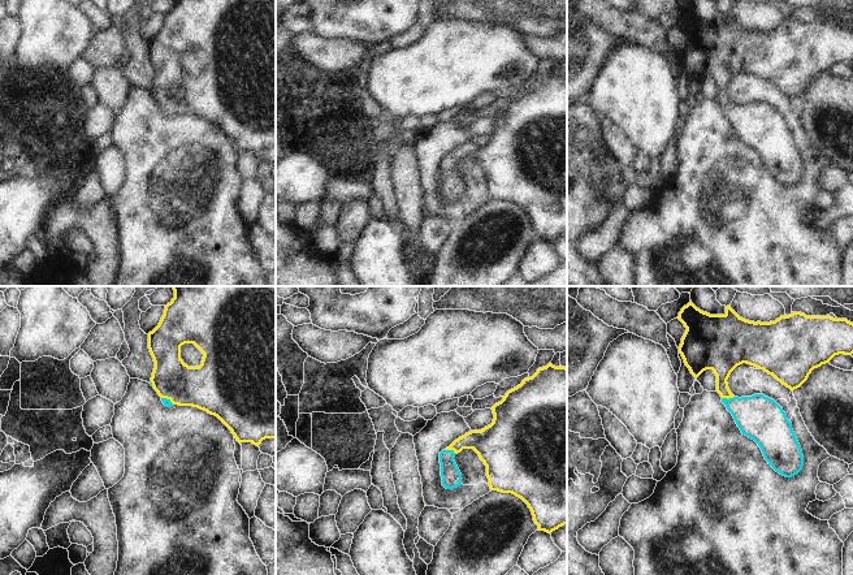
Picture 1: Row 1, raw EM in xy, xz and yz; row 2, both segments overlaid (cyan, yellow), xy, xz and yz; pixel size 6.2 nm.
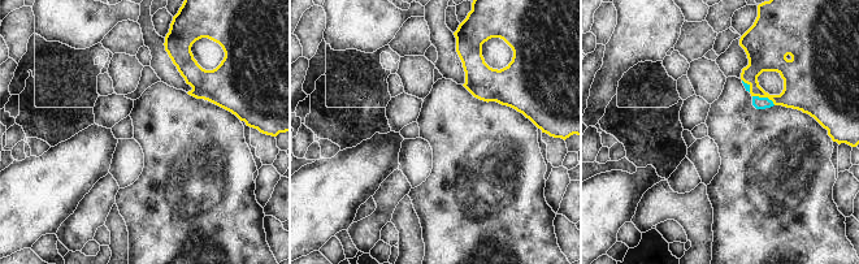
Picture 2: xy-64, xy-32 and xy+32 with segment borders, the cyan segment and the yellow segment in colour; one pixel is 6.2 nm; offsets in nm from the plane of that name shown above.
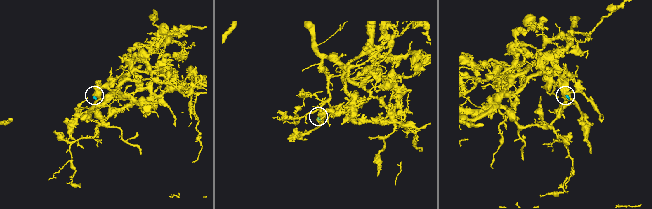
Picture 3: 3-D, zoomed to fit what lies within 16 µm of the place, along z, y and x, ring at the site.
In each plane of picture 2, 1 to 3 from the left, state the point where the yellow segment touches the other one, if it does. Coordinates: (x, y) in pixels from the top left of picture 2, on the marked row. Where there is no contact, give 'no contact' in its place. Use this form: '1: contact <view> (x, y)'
1: no contact
2: no contact
3: contact xy+32 (764, 98)

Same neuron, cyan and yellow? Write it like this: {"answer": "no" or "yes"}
{"answer": "yes"}

